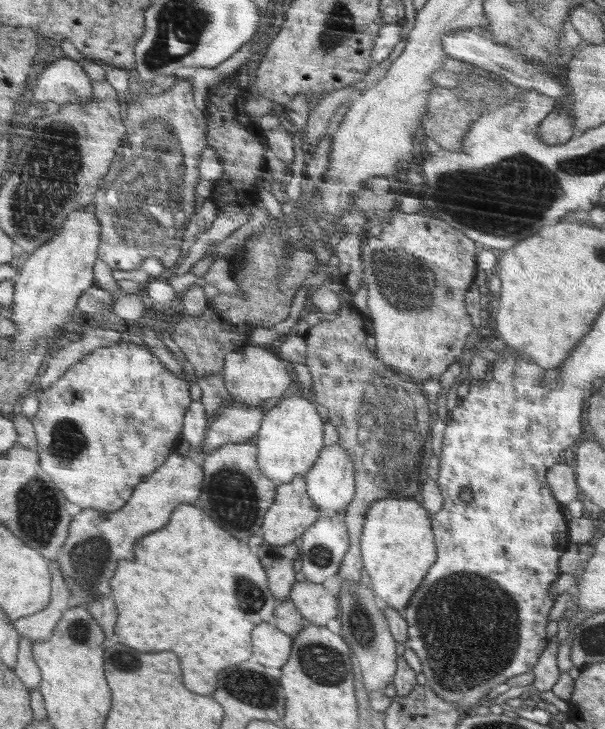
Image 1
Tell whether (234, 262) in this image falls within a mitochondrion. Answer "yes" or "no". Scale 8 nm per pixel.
no

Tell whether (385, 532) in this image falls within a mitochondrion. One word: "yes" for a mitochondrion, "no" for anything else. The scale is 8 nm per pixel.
no

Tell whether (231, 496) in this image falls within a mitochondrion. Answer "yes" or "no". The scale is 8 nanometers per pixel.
yes

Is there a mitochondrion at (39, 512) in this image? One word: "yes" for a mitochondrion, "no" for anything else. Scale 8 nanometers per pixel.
yes

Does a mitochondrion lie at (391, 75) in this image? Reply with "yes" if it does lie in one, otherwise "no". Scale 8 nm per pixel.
no

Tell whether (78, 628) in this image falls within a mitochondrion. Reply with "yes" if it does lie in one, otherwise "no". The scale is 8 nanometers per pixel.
yes

